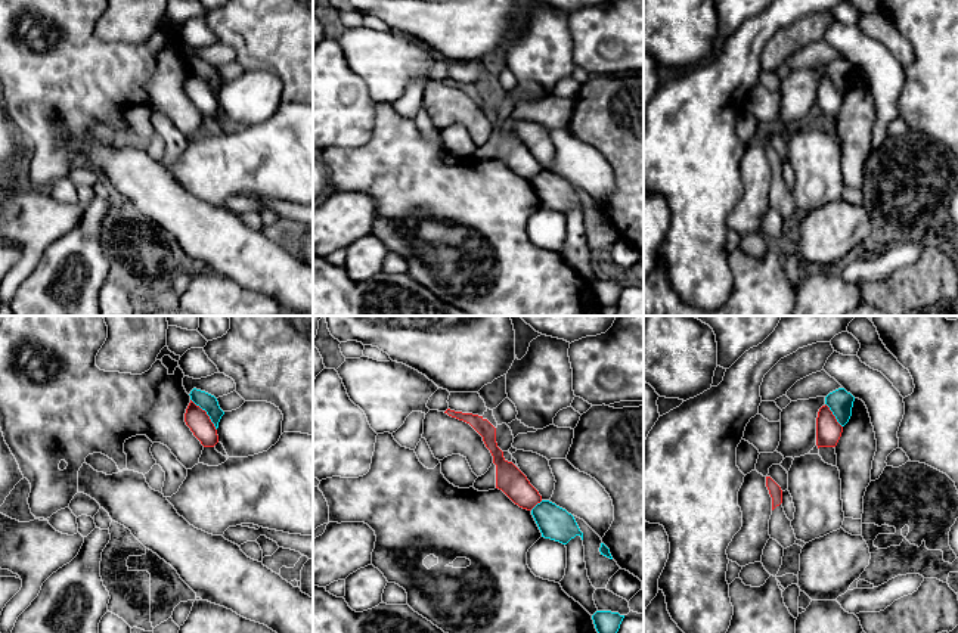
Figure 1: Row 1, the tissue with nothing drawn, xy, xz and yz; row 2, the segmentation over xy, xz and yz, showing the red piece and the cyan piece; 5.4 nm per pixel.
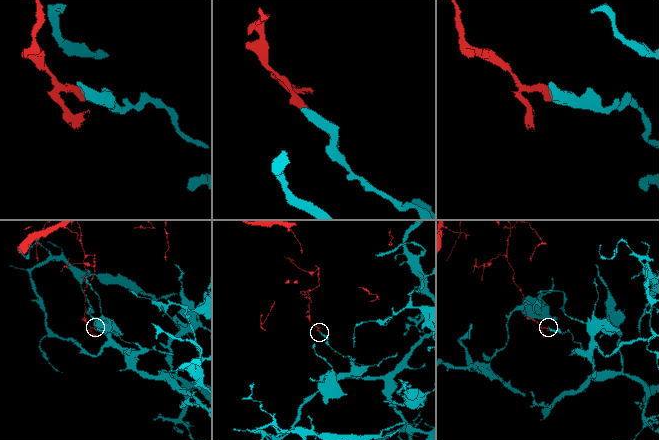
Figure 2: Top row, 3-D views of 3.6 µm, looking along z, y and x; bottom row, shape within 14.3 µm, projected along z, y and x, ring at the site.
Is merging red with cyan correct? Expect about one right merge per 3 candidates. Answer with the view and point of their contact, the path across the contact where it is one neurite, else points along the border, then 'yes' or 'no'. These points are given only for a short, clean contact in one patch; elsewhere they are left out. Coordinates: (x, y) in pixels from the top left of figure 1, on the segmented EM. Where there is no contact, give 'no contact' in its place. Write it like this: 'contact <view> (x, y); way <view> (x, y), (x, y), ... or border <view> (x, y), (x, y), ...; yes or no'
contact xy (205, 413); border xy (191, 399), (205, 412), (216, 430); no

